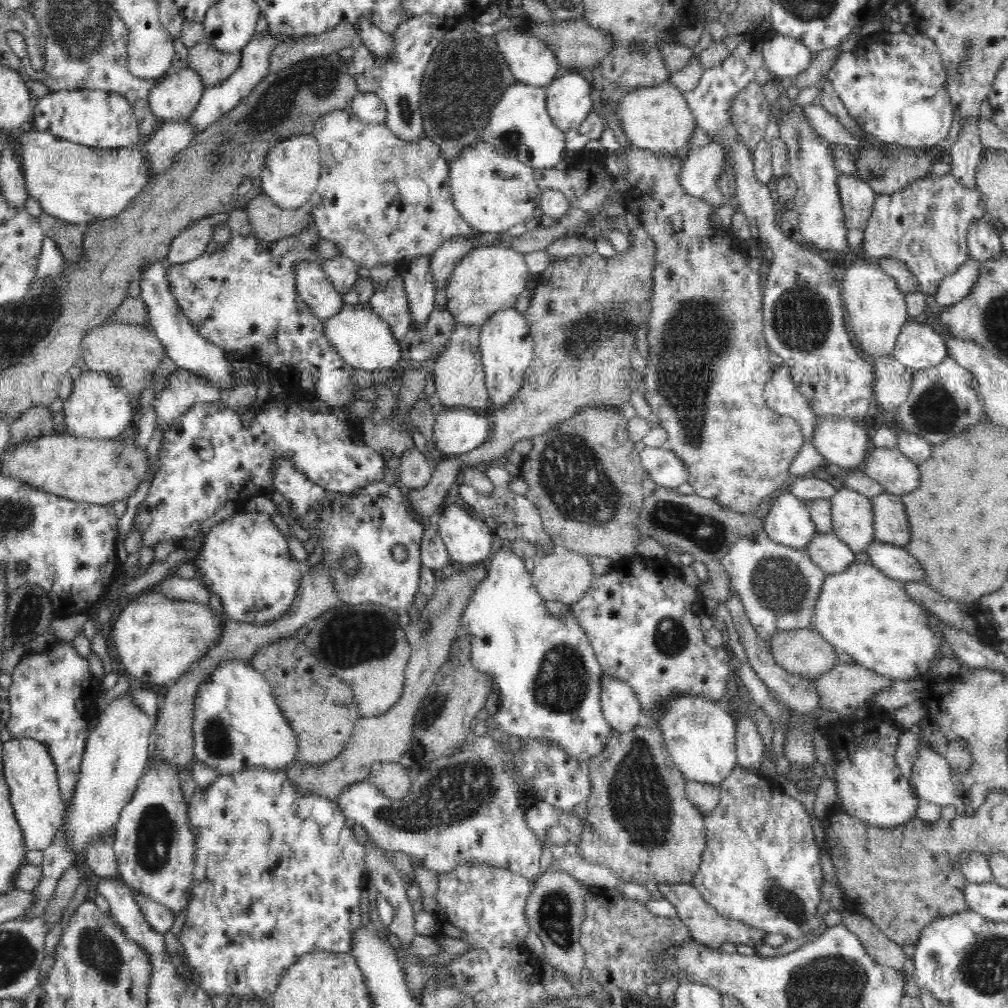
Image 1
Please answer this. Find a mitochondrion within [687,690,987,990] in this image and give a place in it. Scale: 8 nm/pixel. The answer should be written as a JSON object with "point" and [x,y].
{"point":[777,895]}

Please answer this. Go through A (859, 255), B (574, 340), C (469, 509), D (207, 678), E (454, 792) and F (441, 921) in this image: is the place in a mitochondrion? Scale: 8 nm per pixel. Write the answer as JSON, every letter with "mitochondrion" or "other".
{"A":"other","B":"mitochondrion","C":"other","D":"other","E":"mitochondrion","F":"other"}

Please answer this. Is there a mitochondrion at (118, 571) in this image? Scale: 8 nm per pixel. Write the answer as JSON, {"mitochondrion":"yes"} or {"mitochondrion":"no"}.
{"mitochondrion":"no"}

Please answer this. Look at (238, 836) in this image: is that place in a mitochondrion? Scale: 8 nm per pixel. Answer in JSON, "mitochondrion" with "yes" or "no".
{"mitochondrion":"no"}

